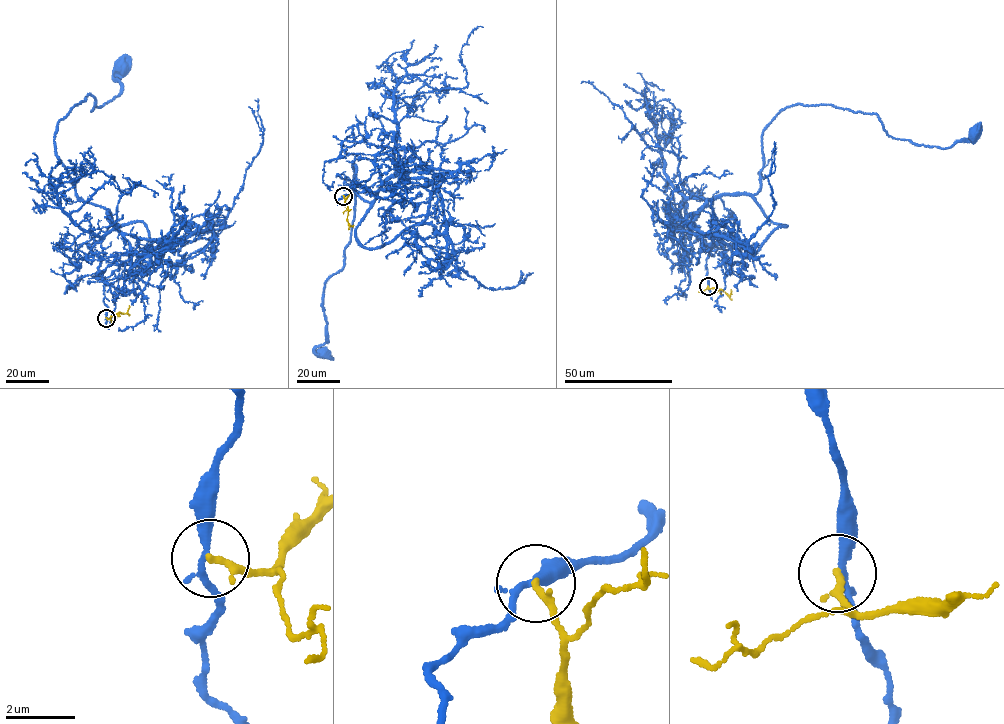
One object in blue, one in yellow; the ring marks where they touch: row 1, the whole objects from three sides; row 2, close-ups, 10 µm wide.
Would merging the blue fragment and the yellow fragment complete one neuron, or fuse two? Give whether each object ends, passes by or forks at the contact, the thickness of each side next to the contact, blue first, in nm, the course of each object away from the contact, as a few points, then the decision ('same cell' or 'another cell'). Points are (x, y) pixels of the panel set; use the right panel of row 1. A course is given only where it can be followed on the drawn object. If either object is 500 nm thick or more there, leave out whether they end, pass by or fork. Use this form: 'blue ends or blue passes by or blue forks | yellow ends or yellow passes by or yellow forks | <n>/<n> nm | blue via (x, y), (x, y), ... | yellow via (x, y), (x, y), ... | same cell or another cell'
blue passes by | yellow ends | 200/200 nm | blue via (708, 286), (694, 218), (760, 190), (761, 137), (781, 110), (876, 114), (894, 138), (946, 148), (975, 131) | yellow via (708, 286), (729, 295), (731, 290) | another cell

